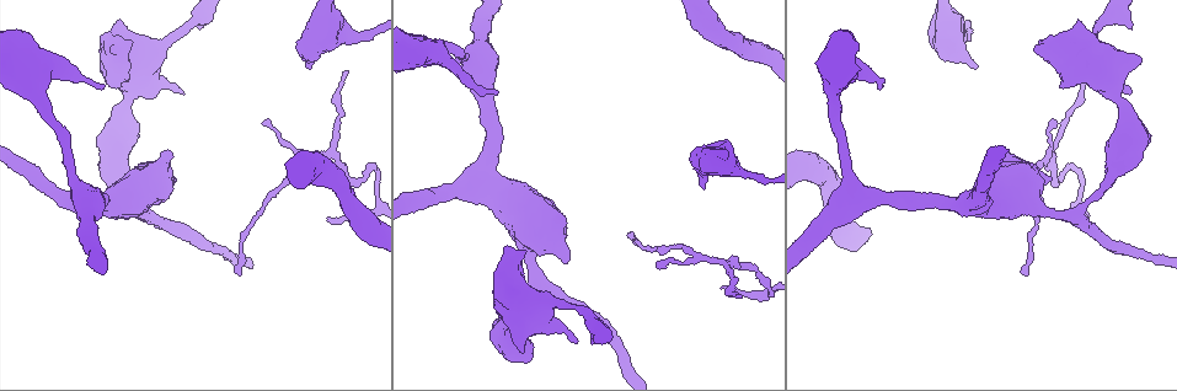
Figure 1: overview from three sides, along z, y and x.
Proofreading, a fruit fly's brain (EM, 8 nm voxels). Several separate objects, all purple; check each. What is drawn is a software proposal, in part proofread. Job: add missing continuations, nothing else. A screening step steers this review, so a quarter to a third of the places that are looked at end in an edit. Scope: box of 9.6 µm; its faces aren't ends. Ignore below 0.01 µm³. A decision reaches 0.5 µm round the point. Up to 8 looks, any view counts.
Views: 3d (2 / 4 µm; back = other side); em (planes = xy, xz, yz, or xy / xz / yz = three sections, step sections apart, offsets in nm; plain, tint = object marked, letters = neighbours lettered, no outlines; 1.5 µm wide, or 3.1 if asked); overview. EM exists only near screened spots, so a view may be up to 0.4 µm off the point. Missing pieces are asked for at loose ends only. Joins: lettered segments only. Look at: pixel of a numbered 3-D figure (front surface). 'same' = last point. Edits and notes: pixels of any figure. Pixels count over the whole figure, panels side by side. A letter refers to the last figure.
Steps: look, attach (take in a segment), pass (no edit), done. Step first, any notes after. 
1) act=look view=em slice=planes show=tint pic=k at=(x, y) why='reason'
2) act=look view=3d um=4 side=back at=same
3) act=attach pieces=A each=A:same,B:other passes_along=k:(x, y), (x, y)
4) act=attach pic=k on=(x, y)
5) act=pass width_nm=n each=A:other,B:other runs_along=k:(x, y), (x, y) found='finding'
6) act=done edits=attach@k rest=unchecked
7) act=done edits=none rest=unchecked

act=look view=em slice=planes show=letters pic=1 at=(423, 61) why='branch stops here'

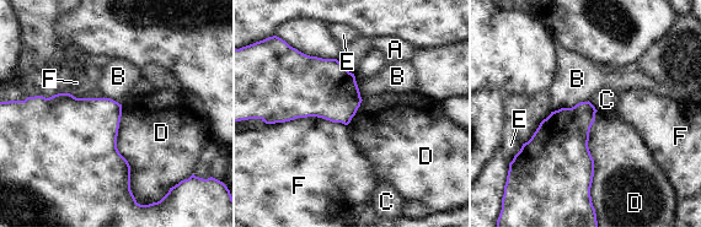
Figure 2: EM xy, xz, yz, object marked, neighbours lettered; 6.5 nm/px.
act=pass each=A:other,B:other,C:other,D:other,E:other,F:other border=2:(121, 104), (129, 189), (156, 203) found='none of them fits'

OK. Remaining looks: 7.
act=look view=3d um=2 pic=1 at=(978, 65) why='an open end'

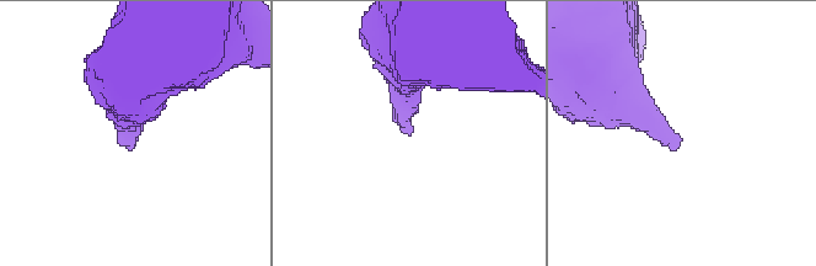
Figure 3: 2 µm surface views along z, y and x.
act=look view=em slice=planes show=letters pic=3 at=(134, 141) why='shape alone is not enough'

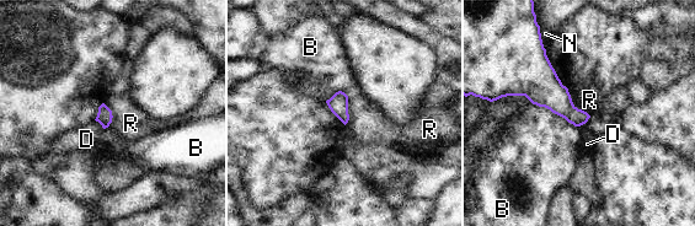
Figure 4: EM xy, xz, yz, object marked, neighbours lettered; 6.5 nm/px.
act=pass each=B:other,D:other,N:other,R:other border=4:(566, 87), (571, 101), (589, 116) found='no lettered segment goes on from it'

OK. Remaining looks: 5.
act=look view=3d um=4 pic=1 at=(1024, 276) why='tapers out'

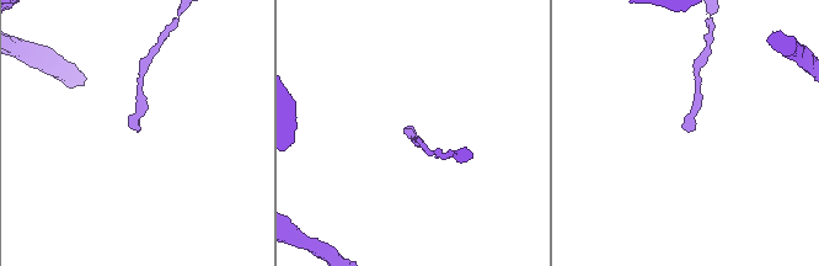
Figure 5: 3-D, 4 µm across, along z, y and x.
act=look view=em slice=planes show=letters pic=5 at=(411, 134)

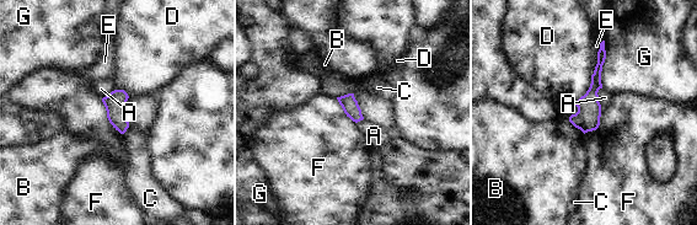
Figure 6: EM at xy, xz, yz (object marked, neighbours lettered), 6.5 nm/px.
act=pass each=A:other,B:other,C:other,D:other,E:other,F:other,G:other border=6:(101, 98), (107, 119), (122, 134) found='no lettered segment goes on from it'

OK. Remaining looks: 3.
act=done edits=none rest=unchecked

